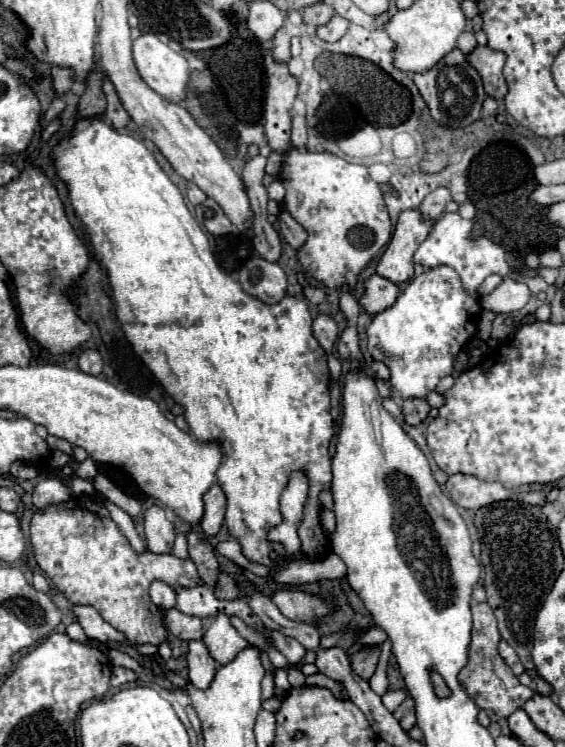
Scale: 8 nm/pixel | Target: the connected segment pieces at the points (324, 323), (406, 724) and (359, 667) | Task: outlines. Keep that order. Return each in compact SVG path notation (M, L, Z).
M318 315L314 319L312 333L326 351L332 351L332 345L336 343L336 337L338 337L338 327L328 315Z
M406 697L400 703L400 707L394 711L394 717L398 719L398 723L400 723L400 727L404 731L410 731L416 725L416 713L414 713L414 701L412 701L412 697Z
M374 647L374 649L366 649L366 651L360 651L360 653L356 653L354 657L352 657L352 669L356 671L356 675L360 677L360 679L364 679L364 681L368 681L370 677L372 677L372 673L374 673L374 669L376 669L376 665L378 665L378 647Z

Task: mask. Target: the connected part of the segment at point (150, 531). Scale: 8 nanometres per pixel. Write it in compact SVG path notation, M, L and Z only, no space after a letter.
M152 505L144 513L144 531L146 531L146 547L152 553L170 553L174 545L174 525L168 521L162 507Z

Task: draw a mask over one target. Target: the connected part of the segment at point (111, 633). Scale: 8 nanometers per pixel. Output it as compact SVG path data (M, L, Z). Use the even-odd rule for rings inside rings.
M78 605L78 607L74 607L74 613L76 613L78 623L82 625L84 633L88 635L88 639L94 639L94 641L100 641L100 643L108 643L108 641L122 643L126 639L124 633L120 633L110 623L106 623L94 607Z

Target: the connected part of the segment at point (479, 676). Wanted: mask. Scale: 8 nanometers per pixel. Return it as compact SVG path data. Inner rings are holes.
M472 603L472 641L468 647L468 663L458 673L458 681L480 709L492 709L496 715L508 717L516 709L524 707L524 703L534 695L534 691L530 687L524 687L512 673L512 669L504 663L504 659L498 655L498 643L500 633L490 605Z

